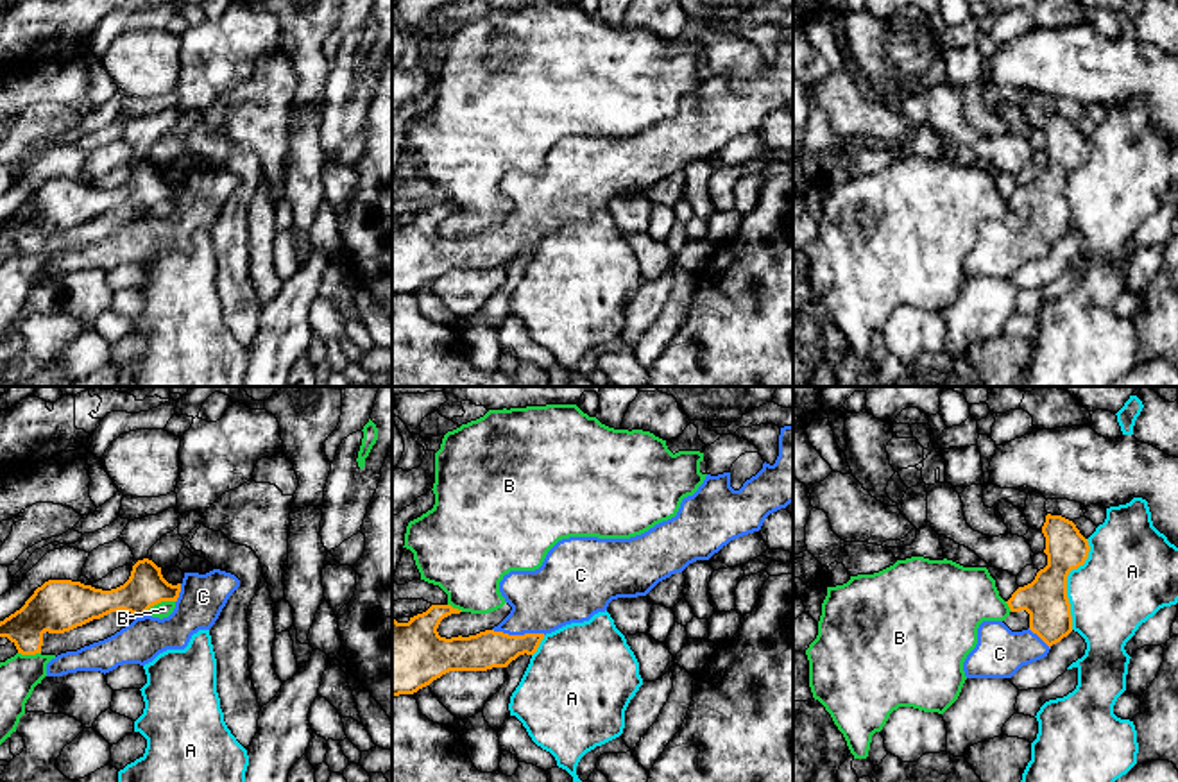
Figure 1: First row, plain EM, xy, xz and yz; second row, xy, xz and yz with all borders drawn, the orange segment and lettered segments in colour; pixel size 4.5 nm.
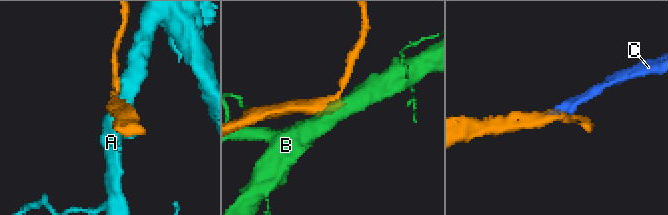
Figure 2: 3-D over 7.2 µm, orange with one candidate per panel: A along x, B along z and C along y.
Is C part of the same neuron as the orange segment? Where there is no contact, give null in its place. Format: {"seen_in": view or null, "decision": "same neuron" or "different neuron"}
{"seen_in": "xz", "decision": "same neuron"}

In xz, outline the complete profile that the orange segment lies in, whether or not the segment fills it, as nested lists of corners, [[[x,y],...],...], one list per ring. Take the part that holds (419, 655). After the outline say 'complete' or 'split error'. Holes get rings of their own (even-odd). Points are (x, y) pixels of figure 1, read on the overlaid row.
[[[793,426],[781,428],[779,456],[773,465],[747,480],[739,490],[730,487],[730,472],[707,474],[693,496],[682,499],[675,517],[630,539],[569,537],[559,540],[535,571],[510,571],[499,592],[512,607],[492,630],[469,637],[440,637],[440,621],[462,610],[431,605],[426,612],[397,623],[392,617],[392,696],[414,694],[449,671],[487,671],[507,667],[519,655],[534,655],[546,633],[571,623],[589,621],[618,598],[646,596],[659,582],[682,573],[696,560],[709,560],[730,540],[759,531],[764,519],[793,503]]]; split error

